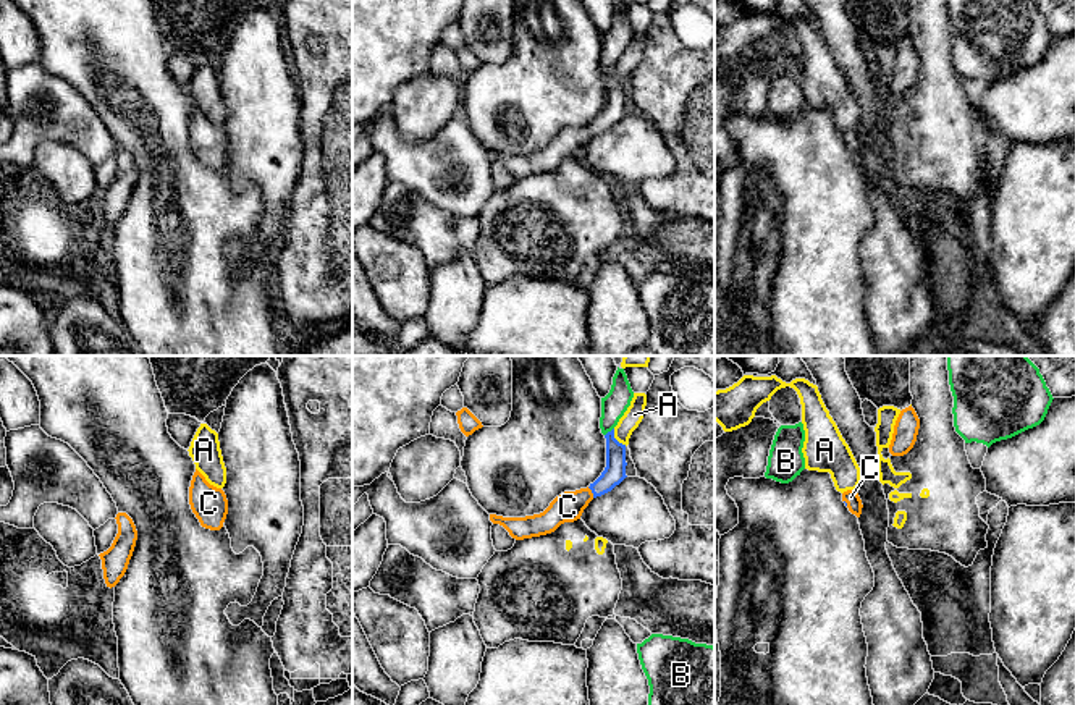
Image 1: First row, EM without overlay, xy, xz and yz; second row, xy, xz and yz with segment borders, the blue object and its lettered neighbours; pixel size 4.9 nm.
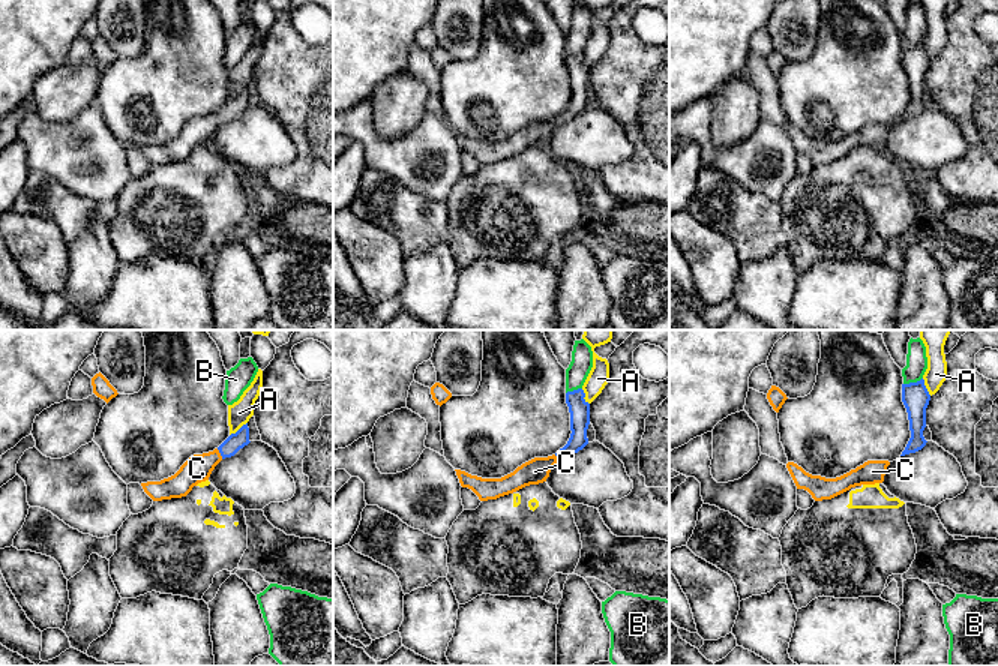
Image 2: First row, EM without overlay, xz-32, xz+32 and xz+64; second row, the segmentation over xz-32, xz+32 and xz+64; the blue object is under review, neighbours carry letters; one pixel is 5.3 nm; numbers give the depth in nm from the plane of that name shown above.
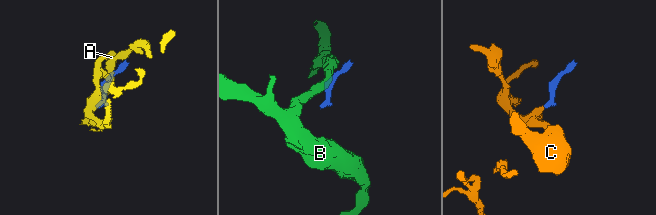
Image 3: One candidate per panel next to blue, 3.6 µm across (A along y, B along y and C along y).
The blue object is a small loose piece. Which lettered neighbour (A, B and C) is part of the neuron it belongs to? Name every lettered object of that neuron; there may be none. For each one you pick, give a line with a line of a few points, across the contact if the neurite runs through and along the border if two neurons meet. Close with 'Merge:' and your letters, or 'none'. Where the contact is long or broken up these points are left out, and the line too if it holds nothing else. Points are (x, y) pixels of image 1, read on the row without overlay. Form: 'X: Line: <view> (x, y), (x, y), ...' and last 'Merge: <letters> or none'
C: Line: xz (615, 110), (592, 130), (568, 144)
Merge: C

